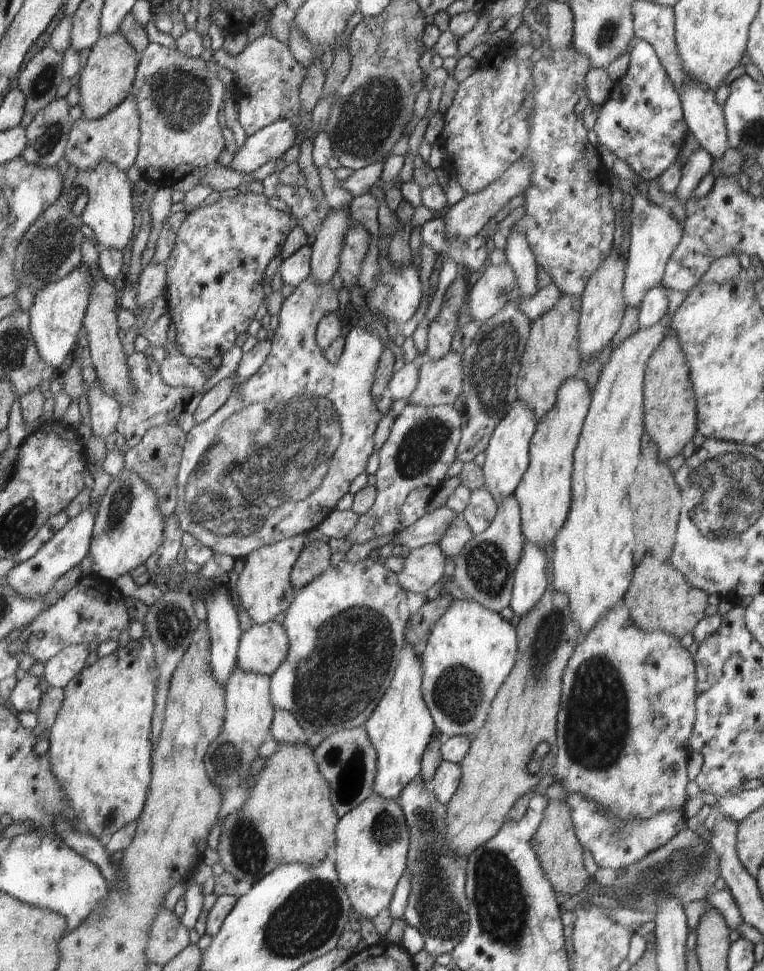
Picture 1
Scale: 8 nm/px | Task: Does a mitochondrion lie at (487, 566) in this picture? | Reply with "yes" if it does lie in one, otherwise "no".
yes

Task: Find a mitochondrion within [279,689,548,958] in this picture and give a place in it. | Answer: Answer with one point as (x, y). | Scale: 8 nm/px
(499, 902)

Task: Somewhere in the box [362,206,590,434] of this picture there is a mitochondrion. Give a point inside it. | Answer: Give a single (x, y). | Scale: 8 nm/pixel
(490, 365)

